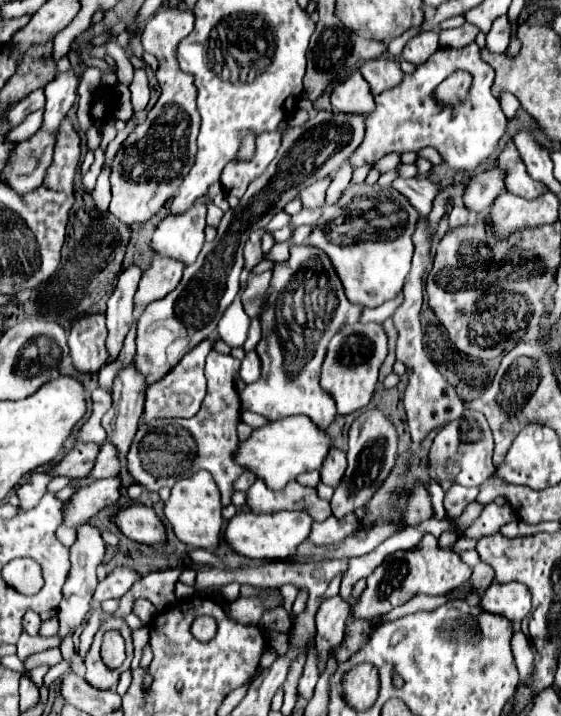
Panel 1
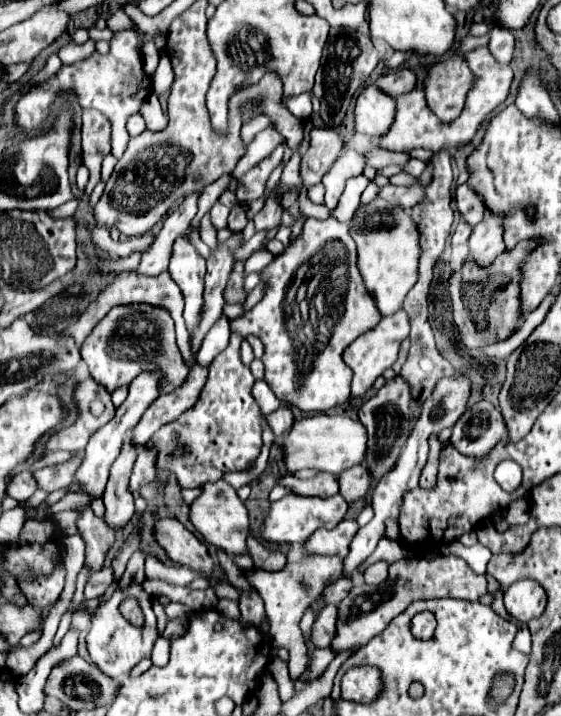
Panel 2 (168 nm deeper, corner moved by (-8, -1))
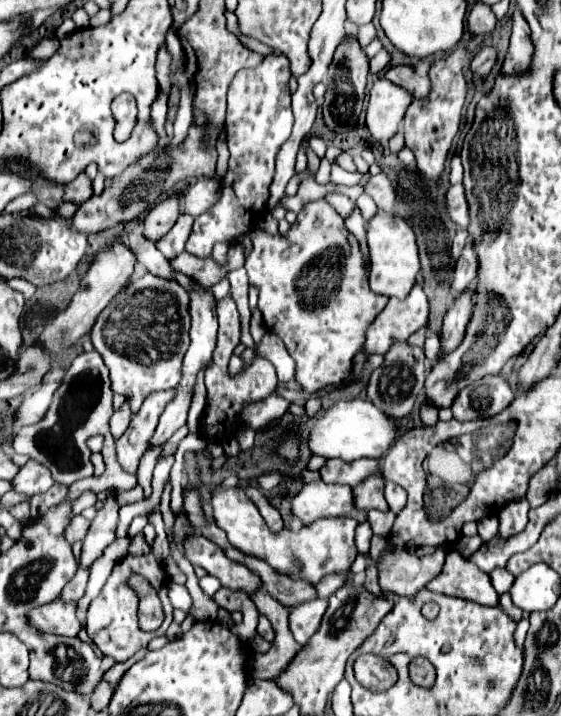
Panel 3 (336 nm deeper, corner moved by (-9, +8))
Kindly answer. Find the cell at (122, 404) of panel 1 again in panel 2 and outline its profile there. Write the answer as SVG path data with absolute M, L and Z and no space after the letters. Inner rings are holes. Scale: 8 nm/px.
M127 443L123 445L115 463L111 465L111 475L103 493L103 501L105 501L103 521L113 531L125 527L133 519L133 513L135 513L133 495L129 493L129 475L131 475L135 457L137 457L135 447Z

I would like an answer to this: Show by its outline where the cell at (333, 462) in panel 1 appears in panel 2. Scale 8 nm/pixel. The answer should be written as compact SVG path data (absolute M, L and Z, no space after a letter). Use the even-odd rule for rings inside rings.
M357 465L347 469L345 473L339 475L339 487L341 487L341 495L345 497L347 503L355 503L367 497L369 489L371 489L371 473L369 467L365 465Z

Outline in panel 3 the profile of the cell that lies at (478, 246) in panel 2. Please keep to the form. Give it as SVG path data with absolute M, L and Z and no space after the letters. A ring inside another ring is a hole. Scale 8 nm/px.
M468 242L456 262L456 276L452 282L454 296L460 296L466 288L470 288L476 274L478 274L478 254L474 250L474 244Z

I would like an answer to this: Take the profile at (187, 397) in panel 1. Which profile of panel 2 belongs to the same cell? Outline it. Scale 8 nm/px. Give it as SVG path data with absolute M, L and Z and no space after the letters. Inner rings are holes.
M195 365L189 371L189 377L185 379L185 383L177 391L173 391L171 395L159 395L143 413L137 427L133 429L133 439L131 439L133 447L135 449L145 447L161 425L177 419L181 413L193 407L205 385L205 379L207 379L207 367Z

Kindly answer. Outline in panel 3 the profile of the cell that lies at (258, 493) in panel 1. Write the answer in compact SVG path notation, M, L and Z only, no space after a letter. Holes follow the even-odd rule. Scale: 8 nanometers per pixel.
M328 460L322 468L320 468L320 478L326 484L358 484L362 482L366 476L370 474L378 474L378 460L352 460L352 462L344 462L344 460Z

